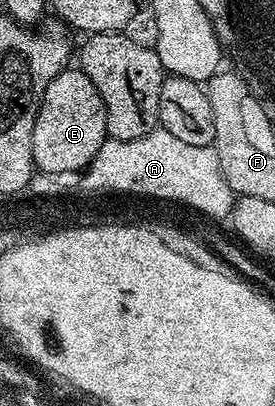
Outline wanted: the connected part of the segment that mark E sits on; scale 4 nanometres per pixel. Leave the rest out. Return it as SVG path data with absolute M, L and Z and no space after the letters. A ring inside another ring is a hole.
M66 68L47 84L47 88L41 97L39 112L33 129L33 164L42 174L54 176L70 176L78 170L84 171L91 164L95 152L105 142L105 105L91 80L79 68Z

